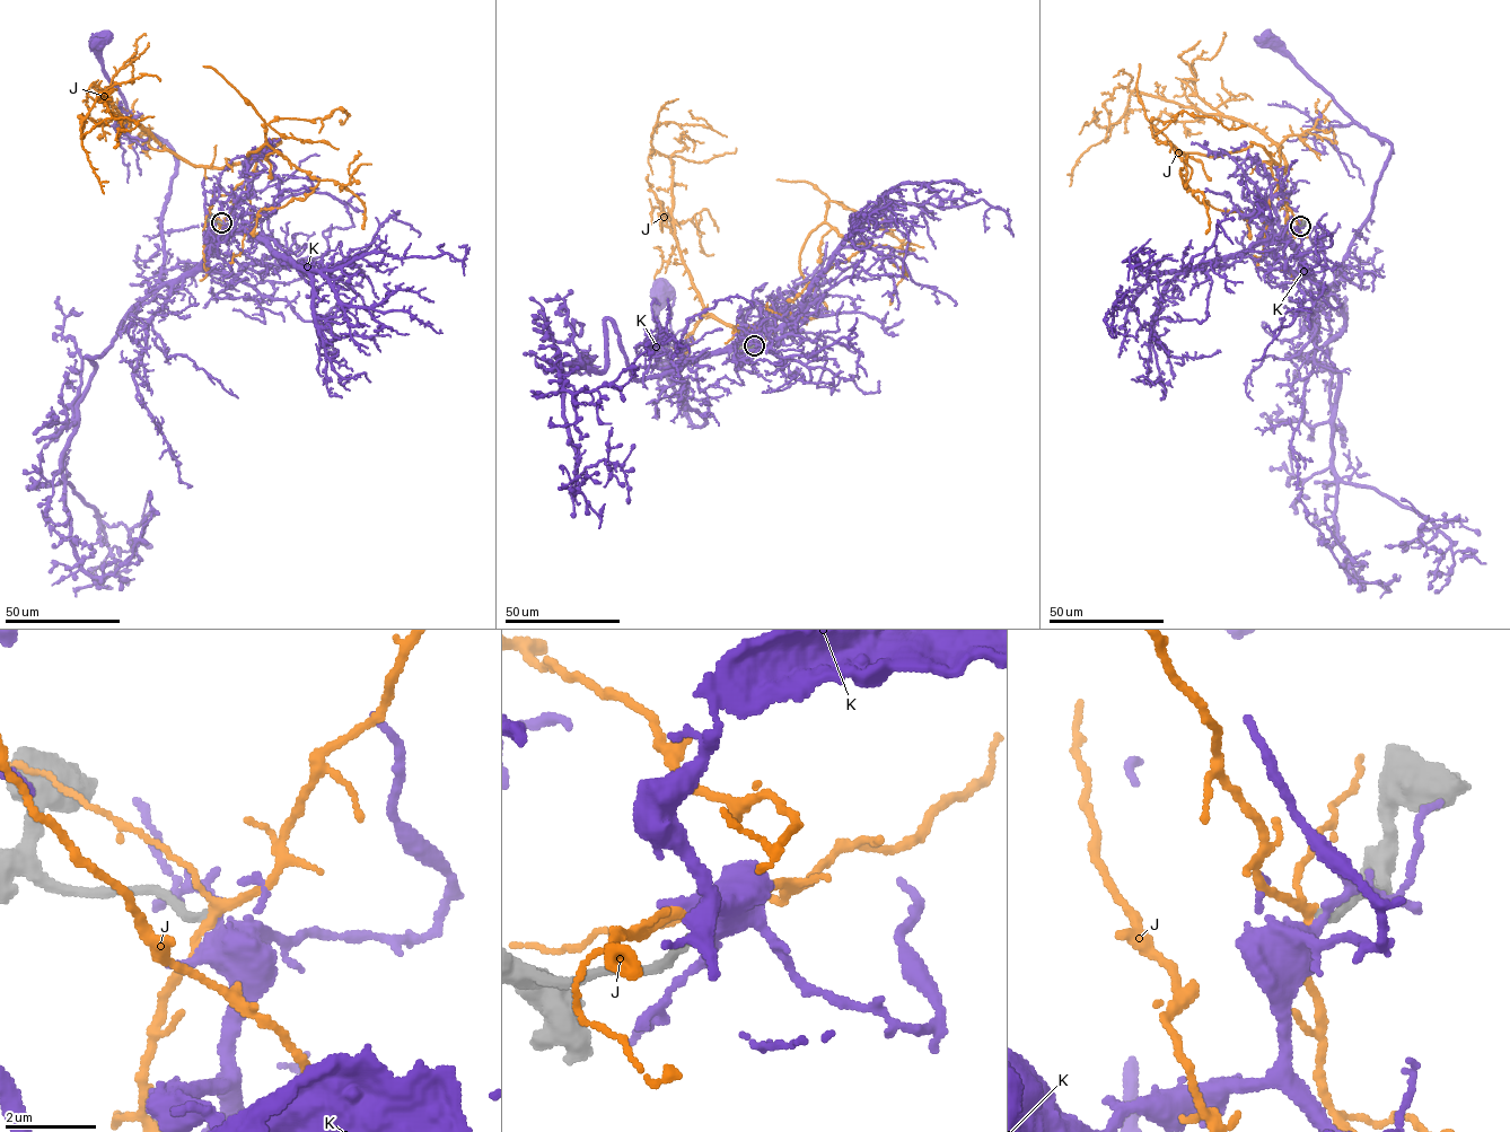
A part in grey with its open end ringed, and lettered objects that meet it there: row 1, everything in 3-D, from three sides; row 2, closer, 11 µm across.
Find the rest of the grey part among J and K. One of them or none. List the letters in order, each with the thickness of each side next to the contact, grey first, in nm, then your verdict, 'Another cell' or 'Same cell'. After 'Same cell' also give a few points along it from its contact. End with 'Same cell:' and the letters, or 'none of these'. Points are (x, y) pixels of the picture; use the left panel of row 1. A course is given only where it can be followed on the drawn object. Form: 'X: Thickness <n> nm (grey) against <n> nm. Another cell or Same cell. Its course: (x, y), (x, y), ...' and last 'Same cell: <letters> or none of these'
J: Thickness 240 nm (grey) against 160 nm. Another cell
K: Thickness 240 nm (grey) against 300 nm. Another cell
Same cell: none of these

